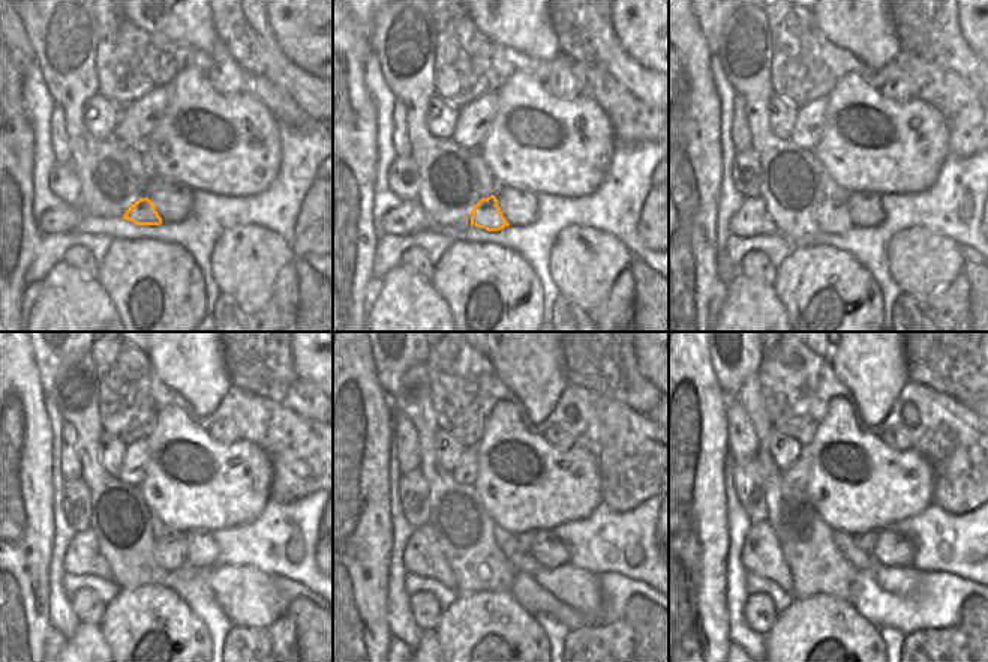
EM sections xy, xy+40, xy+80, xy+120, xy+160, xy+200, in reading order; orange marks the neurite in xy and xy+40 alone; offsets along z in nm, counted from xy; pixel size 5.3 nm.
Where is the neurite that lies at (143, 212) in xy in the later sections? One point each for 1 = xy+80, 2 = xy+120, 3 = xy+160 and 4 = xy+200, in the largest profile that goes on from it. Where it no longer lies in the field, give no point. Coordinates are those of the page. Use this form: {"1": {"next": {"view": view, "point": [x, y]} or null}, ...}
{"1": {"next": {"view": "xy+80", "point": [832, 216]}}, "2": {"next": {"view": "xy+120", "point": [170, 554]}}, "3": {"next": {"view": "xy+160", "point": [525, 541]}}, "4": {"next": {"view": "xy+200", "point": [865, 542]}}}

